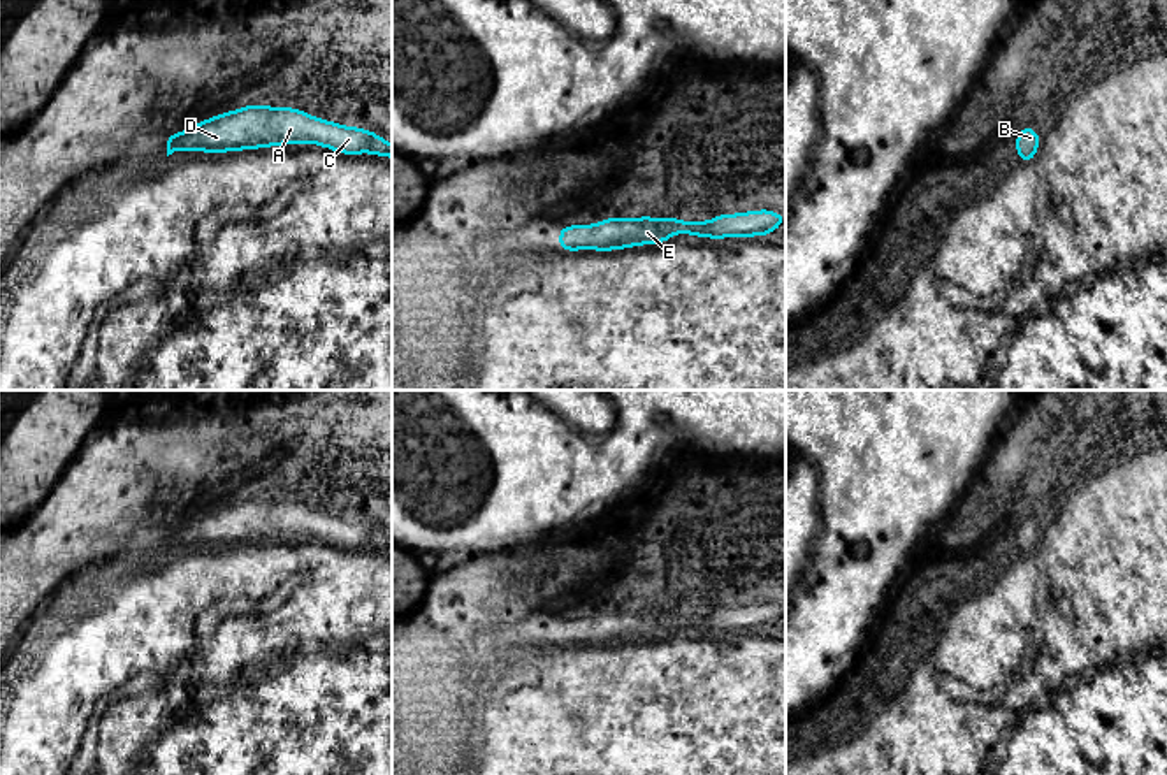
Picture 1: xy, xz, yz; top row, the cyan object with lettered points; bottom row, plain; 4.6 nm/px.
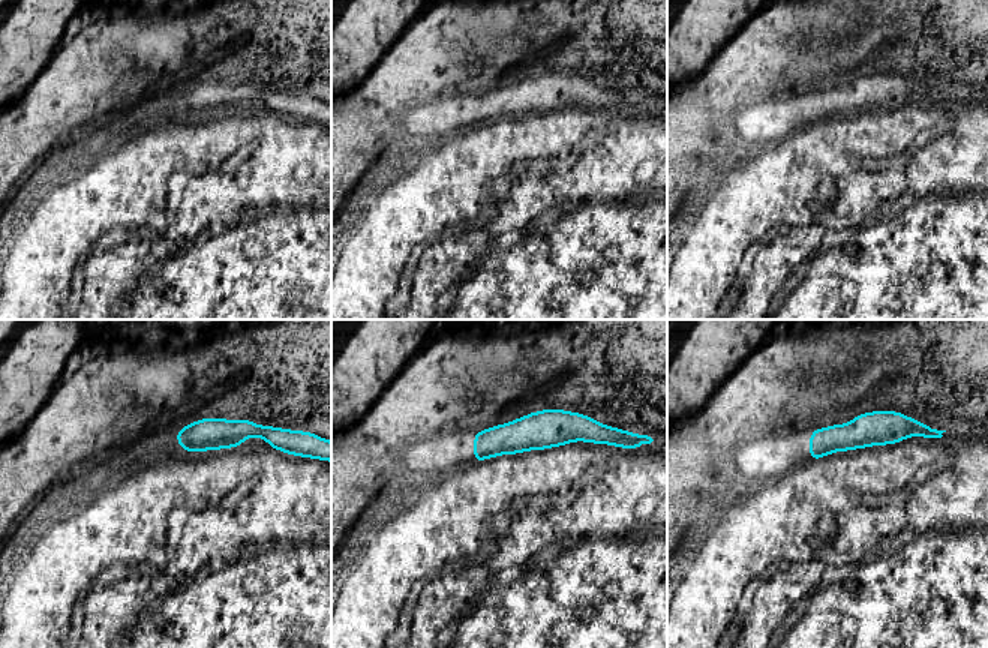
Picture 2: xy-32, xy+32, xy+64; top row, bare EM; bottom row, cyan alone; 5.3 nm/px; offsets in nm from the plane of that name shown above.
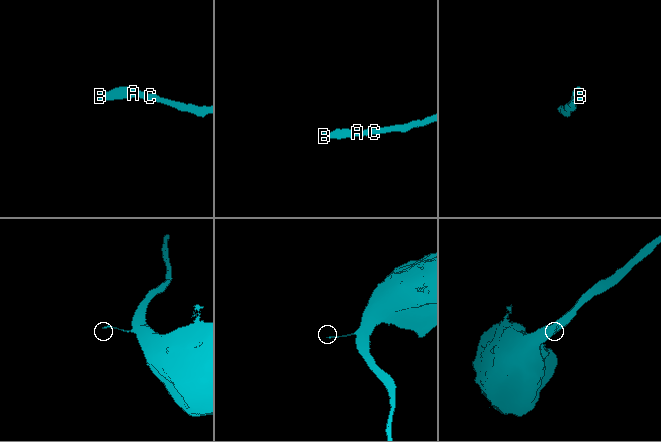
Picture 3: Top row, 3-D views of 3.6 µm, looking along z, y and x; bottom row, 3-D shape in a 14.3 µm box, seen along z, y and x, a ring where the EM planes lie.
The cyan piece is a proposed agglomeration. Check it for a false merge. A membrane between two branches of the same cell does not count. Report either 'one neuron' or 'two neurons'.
one neuron

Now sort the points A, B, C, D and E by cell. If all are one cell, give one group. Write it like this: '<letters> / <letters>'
A B C D E

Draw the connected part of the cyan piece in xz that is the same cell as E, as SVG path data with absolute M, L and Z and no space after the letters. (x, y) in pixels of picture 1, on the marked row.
M747 211L736 214L717 214L710 221L682 221L680 218L617 218L610 216L596 225L559 227L559 250L598 250L612 251L641 244L661 244L673 234L694 237L726 239L731 235L754 237L773 234L786 216L772 211Z

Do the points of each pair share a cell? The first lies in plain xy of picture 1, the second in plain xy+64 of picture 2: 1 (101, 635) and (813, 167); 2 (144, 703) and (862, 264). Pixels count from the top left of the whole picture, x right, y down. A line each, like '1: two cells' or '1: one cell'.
1: one cell
2: two cells

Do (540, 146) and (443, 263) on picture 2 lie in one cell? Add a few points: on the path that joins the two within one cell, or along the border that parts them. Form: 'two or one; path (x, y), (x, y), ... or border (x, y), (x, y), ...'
two; border (494, 206), (474, 222), (465, 213), (459, 216)

